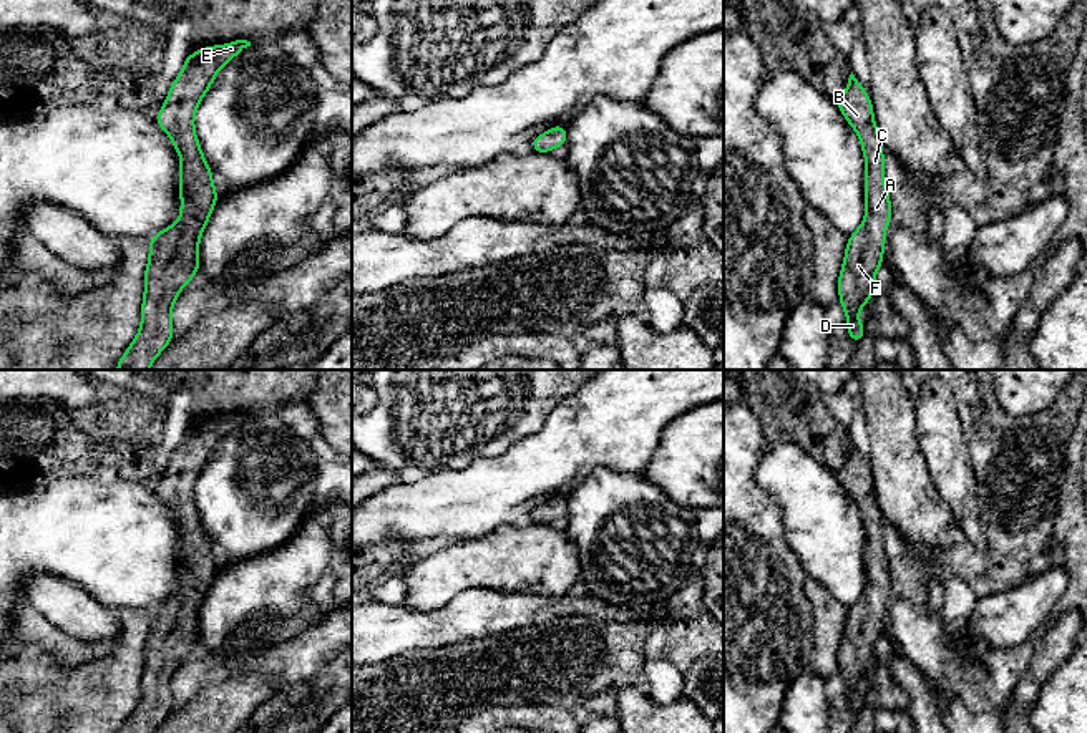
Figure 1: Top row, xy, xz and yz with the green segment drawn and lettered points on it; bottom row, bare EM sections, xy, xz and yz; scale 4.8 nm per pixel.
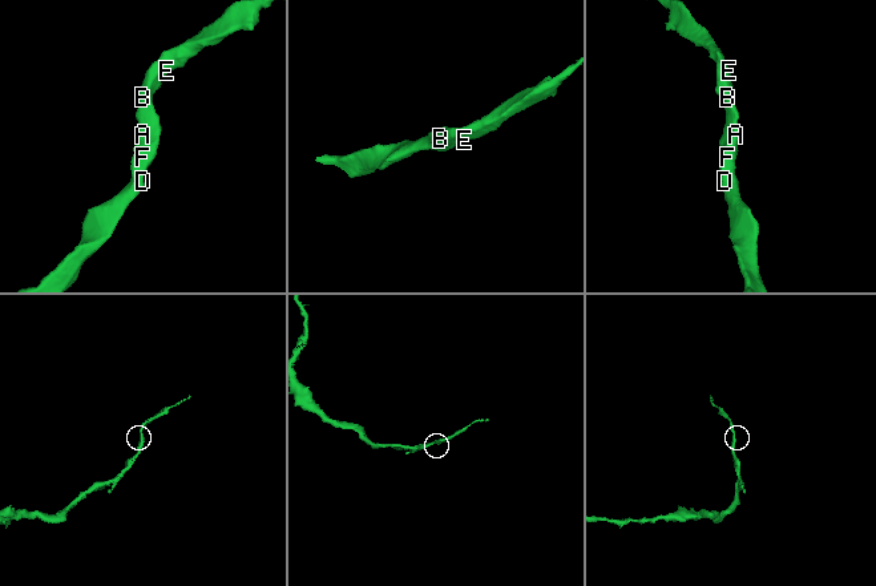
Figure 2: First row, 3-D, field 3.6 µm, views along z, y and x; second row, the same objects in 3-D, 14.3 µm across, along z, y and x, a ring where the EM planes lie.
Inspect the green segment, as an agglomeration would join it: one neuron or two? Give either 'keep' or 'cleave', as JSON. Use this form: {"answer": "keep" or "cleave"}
{"answer": "keep"}

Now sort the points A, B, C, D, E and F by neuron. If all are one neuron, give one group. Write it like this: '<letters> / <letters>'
A B C D E F

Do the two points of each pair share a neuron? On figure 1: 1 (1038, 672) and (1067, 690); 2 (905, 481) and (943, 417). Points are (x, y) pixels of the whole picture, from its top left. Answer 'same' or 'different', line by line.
1: different
2: different

